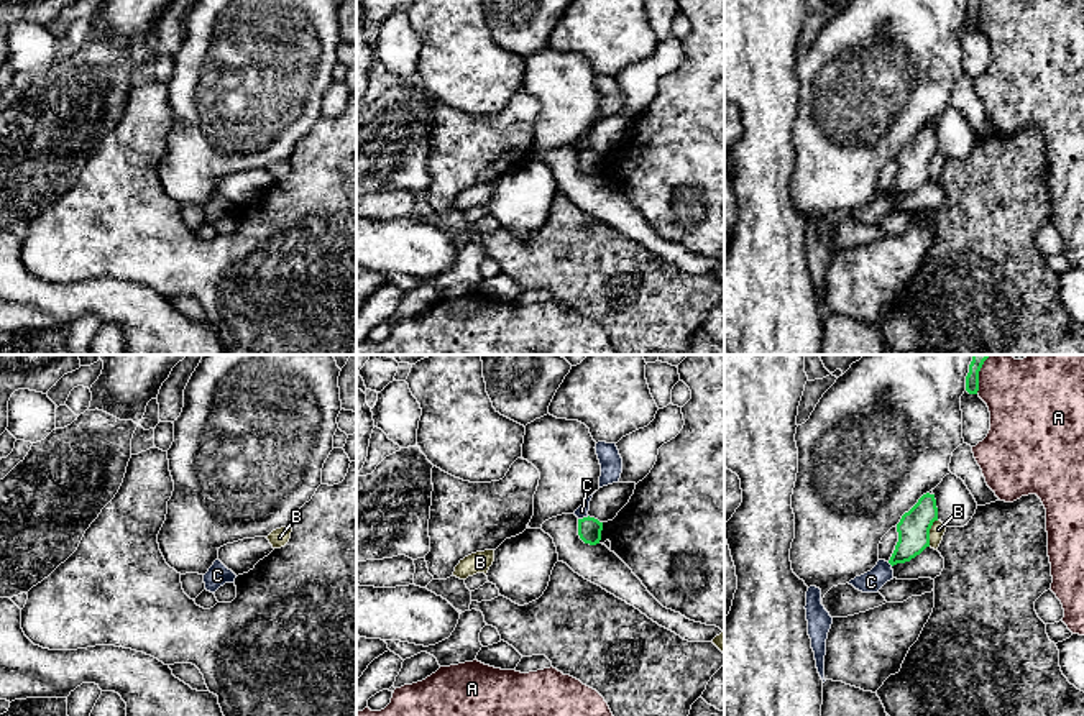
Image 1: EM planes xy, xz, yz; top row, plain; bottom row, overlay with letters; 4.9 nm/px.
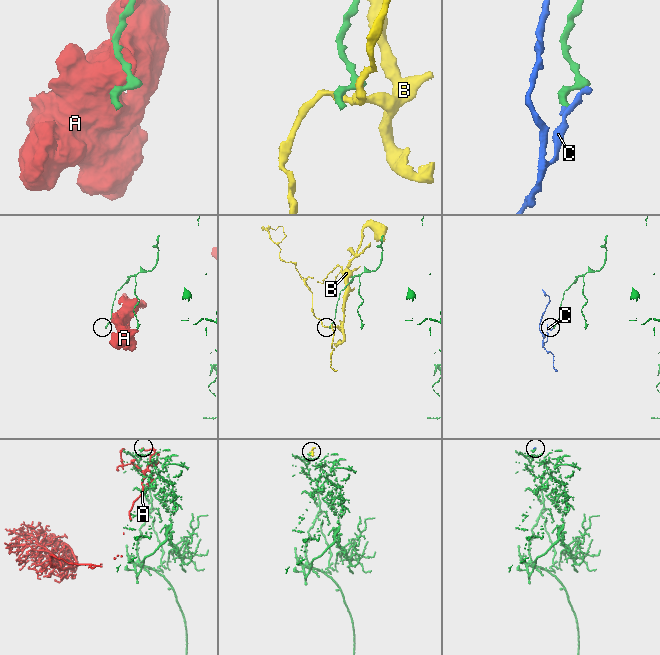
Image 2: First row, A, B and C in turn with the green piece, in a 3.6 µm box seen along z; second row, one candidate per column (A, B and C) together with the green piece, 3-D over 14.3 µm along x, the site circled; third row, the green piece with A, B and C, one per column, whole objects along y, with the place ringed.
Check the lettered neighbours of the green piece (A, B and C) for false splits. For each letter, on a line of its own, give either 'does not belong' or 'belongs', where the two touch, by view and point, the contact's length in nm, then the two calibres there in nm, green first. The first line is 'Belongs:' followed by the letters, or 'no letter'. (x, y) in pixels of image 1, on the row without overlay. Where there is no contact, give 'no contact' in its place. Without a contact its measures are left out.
Belongs: no letter
A: does not belong; meets green in yz at (978, 13); contact 130 nm long; 60 nm thick on the green side, 340 nm on the other
B: does not belong; meets green in yz at (928, 165); contact 140 nm long; 160 nm thick on the green side, 70 nm on the other
C: does not belong; meets green in xz at (583, 150); contact 60 nm long; 110 nm thick on the green side, 60 nm on the other

